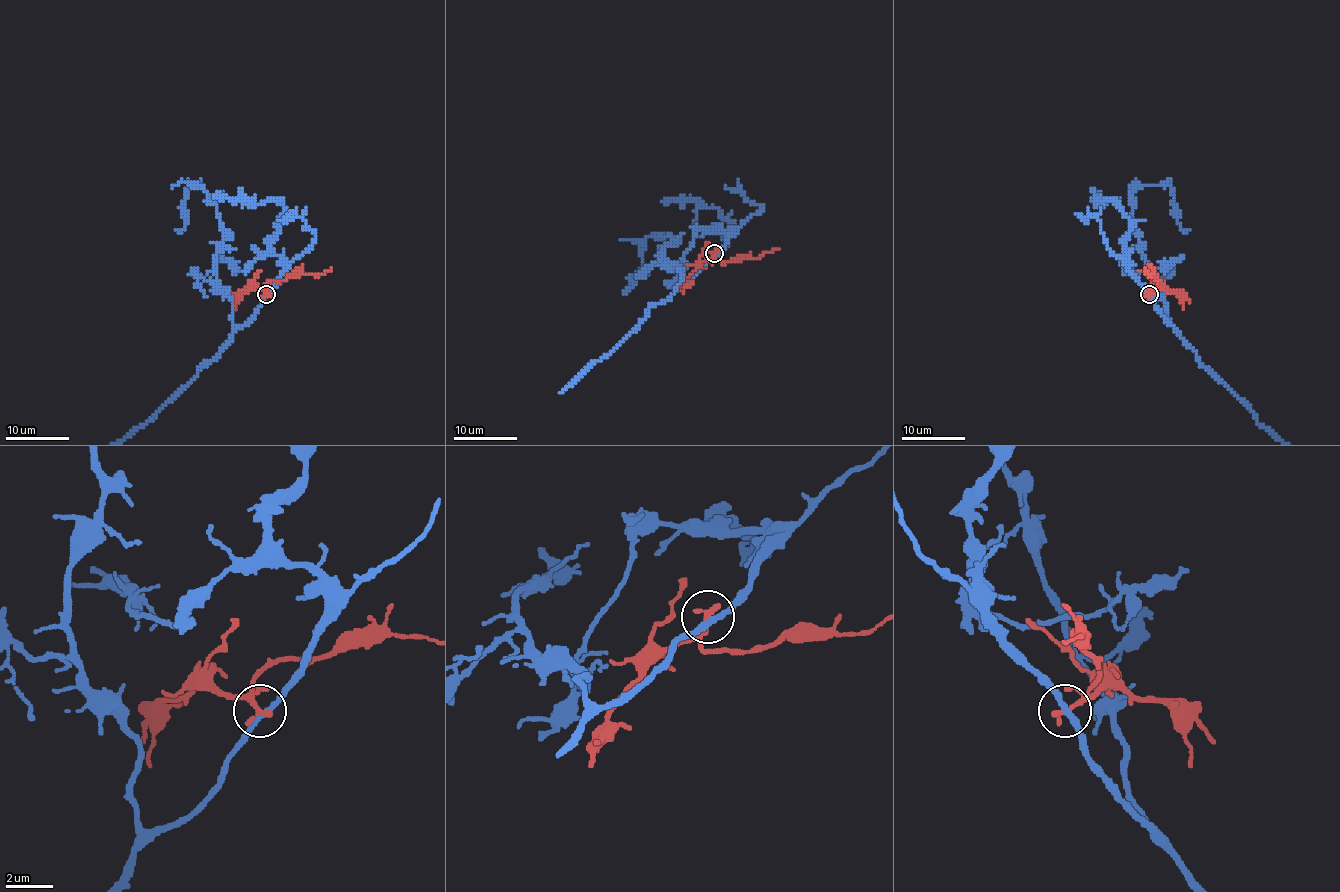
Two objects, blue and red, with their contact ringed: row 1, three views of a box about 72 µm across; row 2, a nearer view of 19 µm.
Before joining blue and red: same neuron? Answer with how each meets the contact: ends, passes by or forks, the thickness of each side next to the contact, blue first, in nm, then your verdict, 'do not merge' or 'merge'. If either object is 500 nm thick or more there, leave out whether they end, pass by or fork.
blue passes by; red passes by; 240 nm thick on the blue side, 200 nm on the other; do not merge

